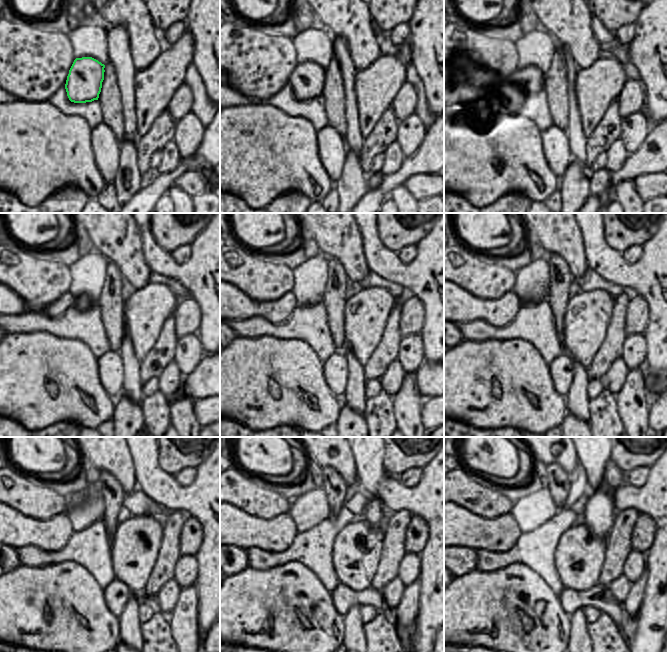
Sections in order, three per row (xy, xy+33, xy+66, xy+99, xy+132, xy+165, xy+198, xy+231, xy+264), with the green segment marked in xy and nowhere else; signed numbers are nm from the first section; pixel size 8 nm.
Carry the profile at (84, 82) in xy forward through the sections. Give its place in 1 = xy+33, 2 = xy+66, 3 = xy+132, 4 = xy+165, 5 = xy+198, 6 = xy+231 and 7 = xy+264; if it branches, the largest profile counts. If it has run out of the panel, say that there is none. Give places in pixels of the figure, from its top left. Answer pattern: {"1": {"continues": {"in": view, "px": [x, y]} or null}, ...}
{"1": {"continues": {"in": "xy+33", "px": [307, 81]}}, "2": {"continues": {"in": "xy+66", "px": [532, 78]}}, "3": {"continues": {"in": "xy+132", "px": [240, 306]}}, "4": {"continues": {"in": "xy+165", "px": [464, 307]}}, "5": {"continues": {"in": "xy+198", "px": [16, 530]}}, "6": {"continues": {"in": "xy+231", "px": [240, 529]}}, "7": {"continues": {"in": "xy+264", "px": [465, 529]}}}

